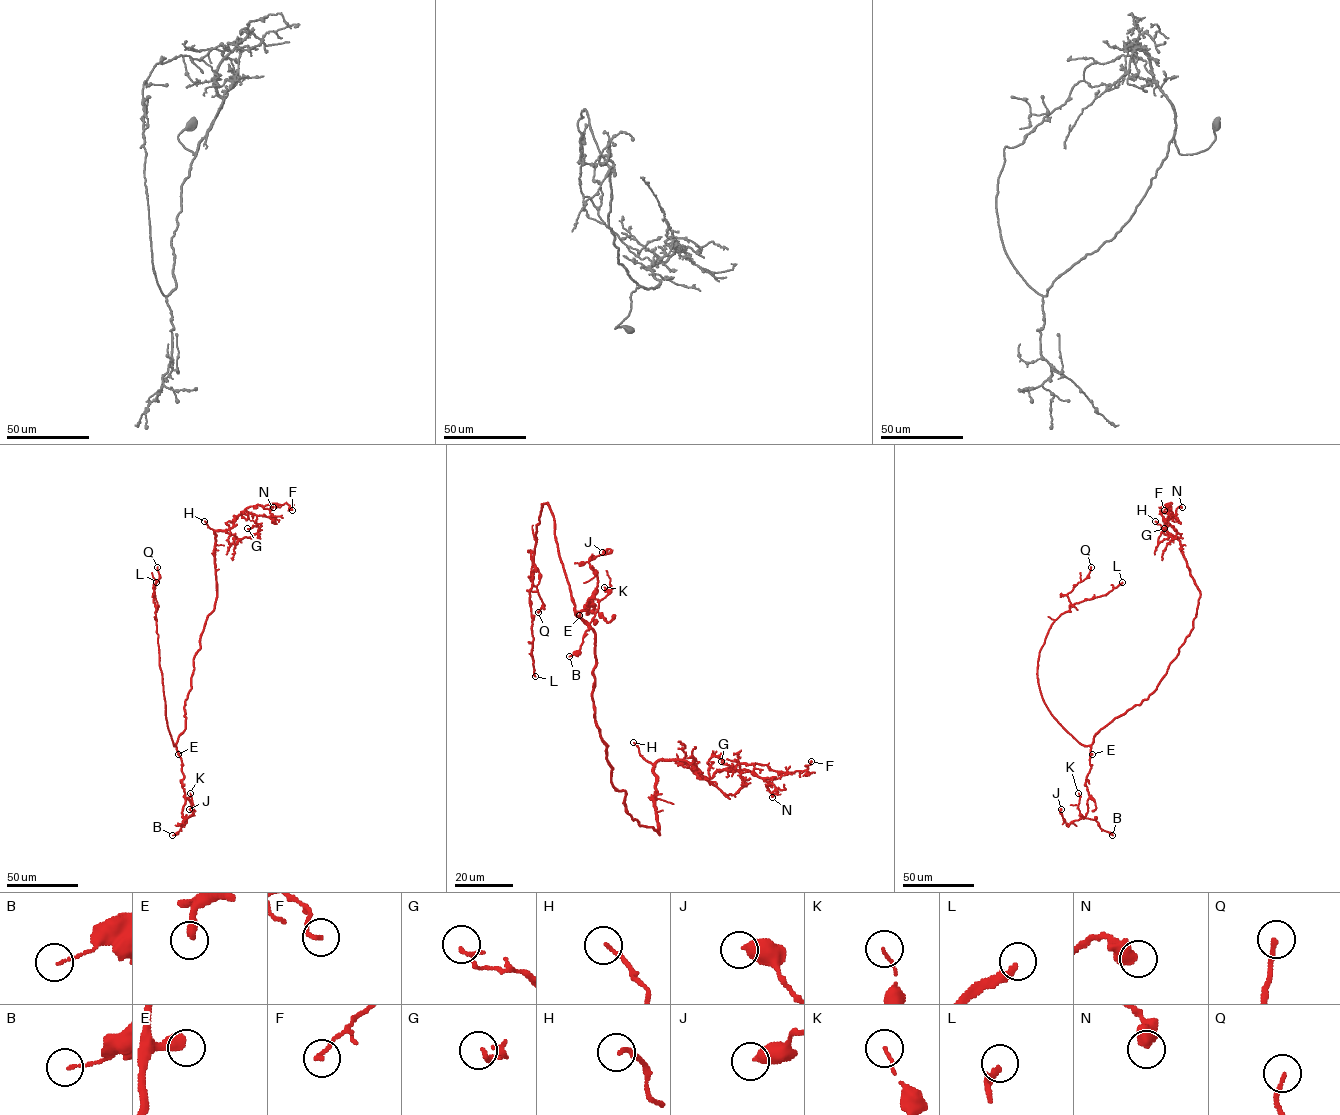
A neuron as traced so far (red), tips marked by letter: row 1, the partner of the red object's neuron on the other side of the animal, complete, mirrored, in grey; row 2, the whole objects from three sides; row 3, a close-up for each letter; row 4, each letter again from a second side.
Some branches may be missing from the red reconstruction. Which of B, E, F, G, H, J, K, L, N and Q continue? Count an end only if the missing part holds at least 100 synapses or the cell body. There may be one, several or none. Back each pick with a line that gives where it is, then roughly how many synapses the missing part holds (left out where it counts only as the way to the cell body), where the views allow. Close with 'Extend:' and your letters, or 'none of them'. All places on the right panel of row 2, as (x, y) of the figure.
L: at (1122, 582); about 200 synapses
Extend: L

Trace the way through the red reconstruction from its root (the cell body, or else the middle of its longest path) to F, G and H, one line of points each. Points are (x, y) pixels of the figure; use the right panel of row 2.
F: (1142, 701), (1190, 633), (1200, 596), (1180, 541), (1164, 530), (1172, 514), (1165, 506), (1169, 503), (1164, 510)
G: (1142, 701), (1190, 633), (1200, 596), (1180, 541), (1164, 530), (1173, 539), (1180, 534), (1170, 525), (1164, 528)
H: (1142, 701), (1156, 688), (1190, 633), (1200, 596), (1180, 541), (1155, 521)

